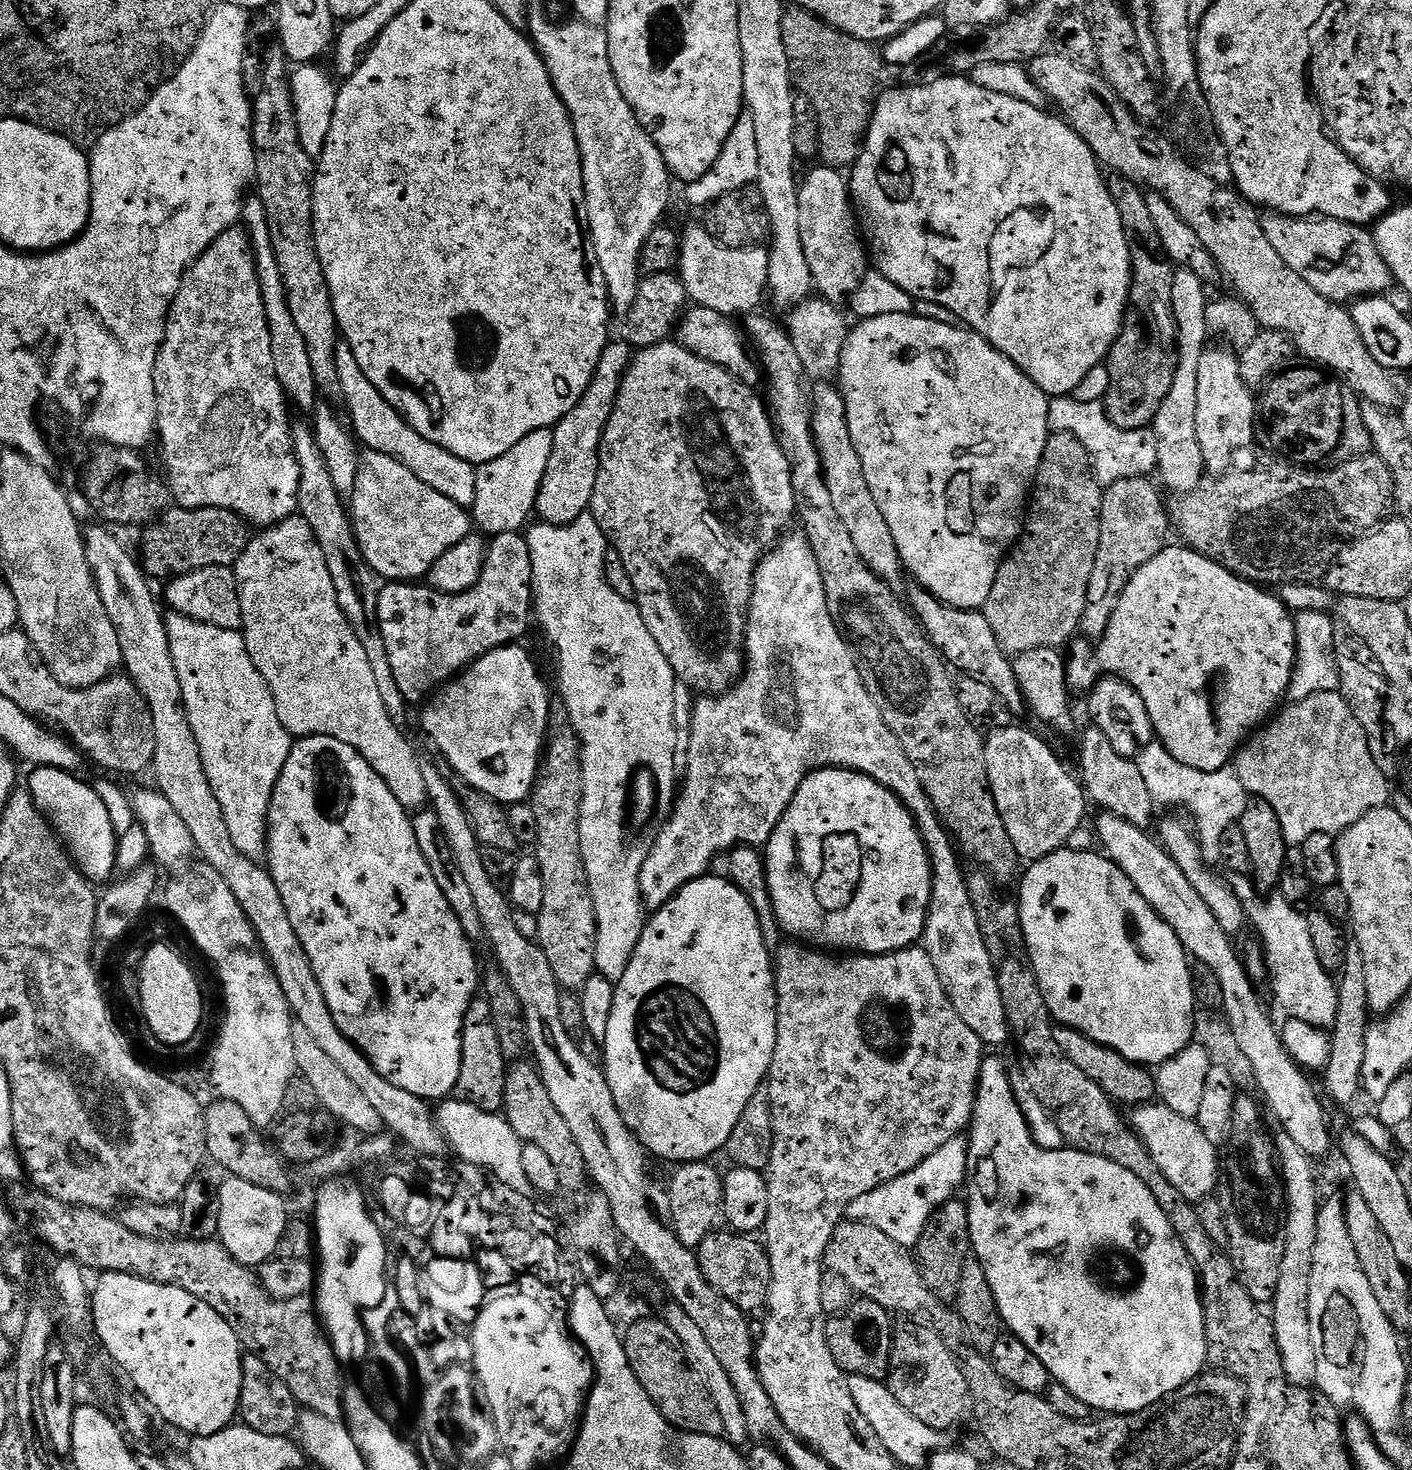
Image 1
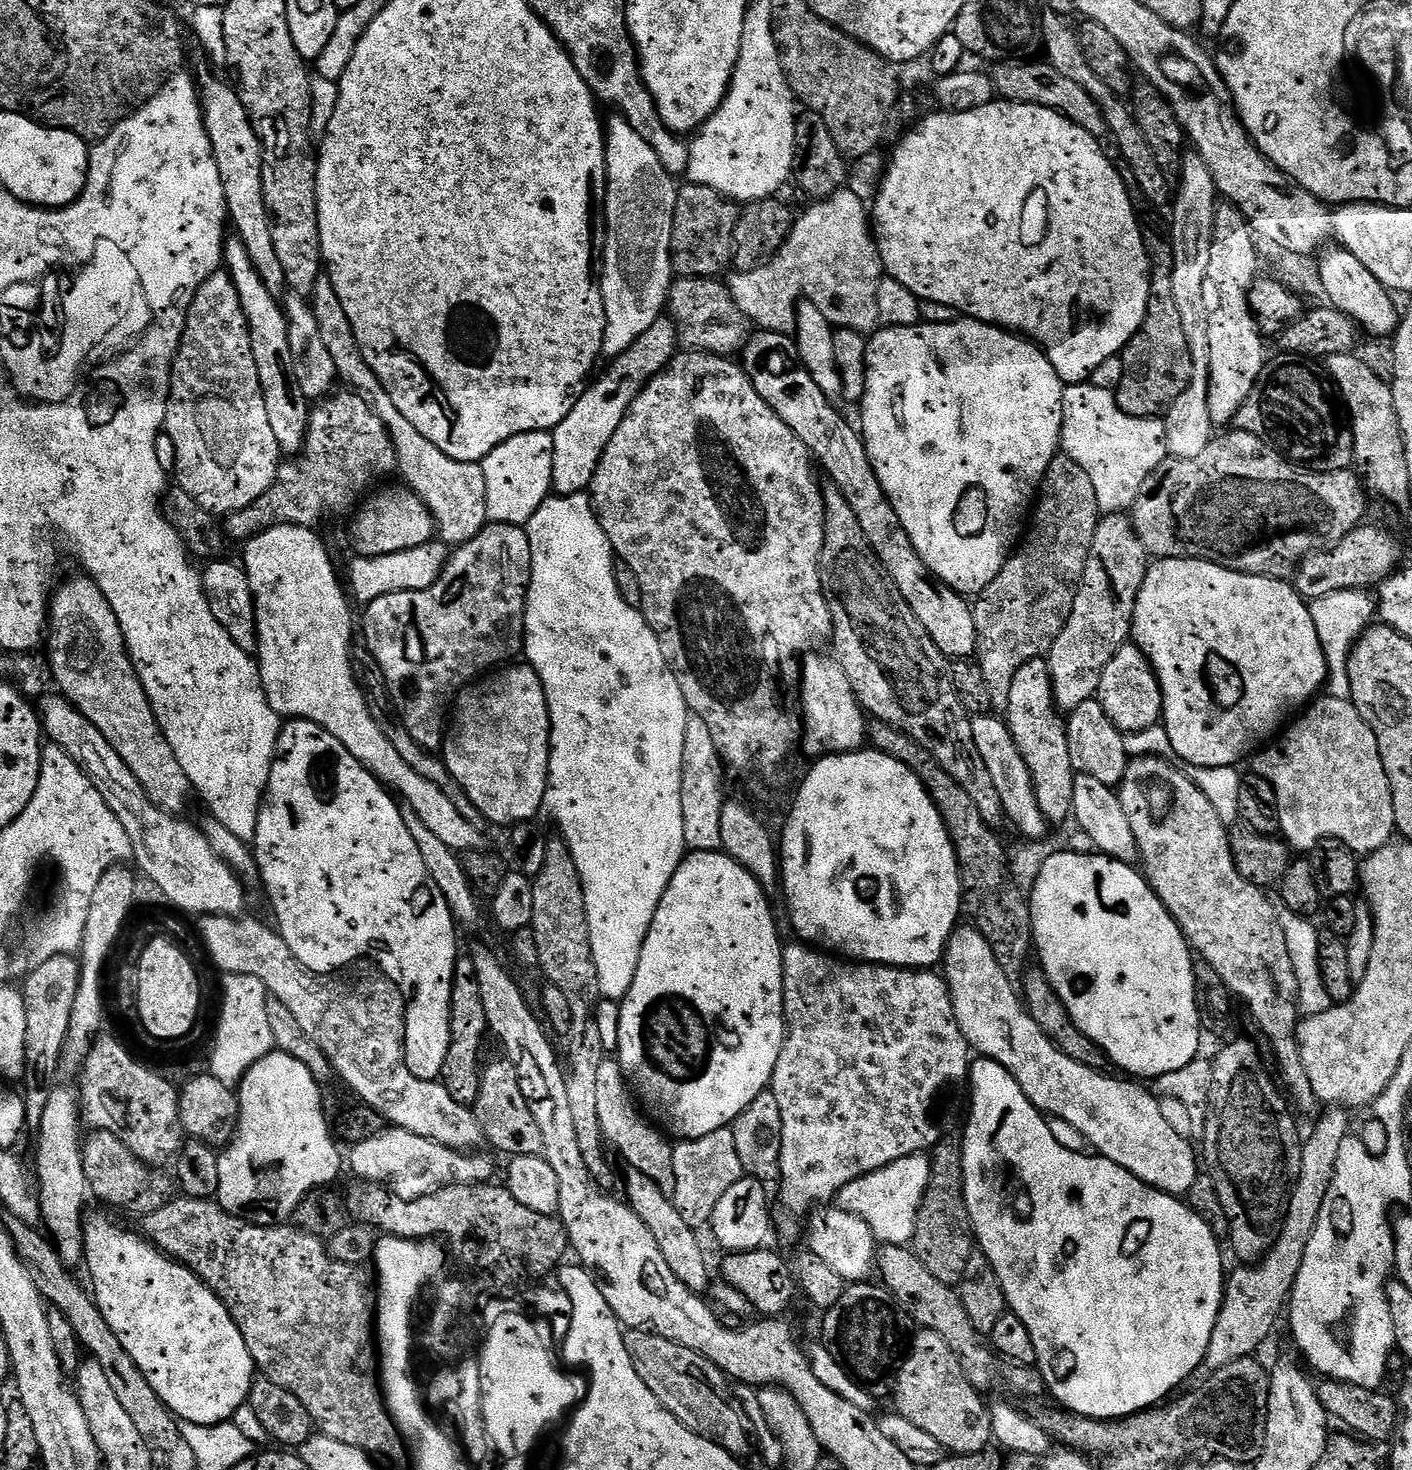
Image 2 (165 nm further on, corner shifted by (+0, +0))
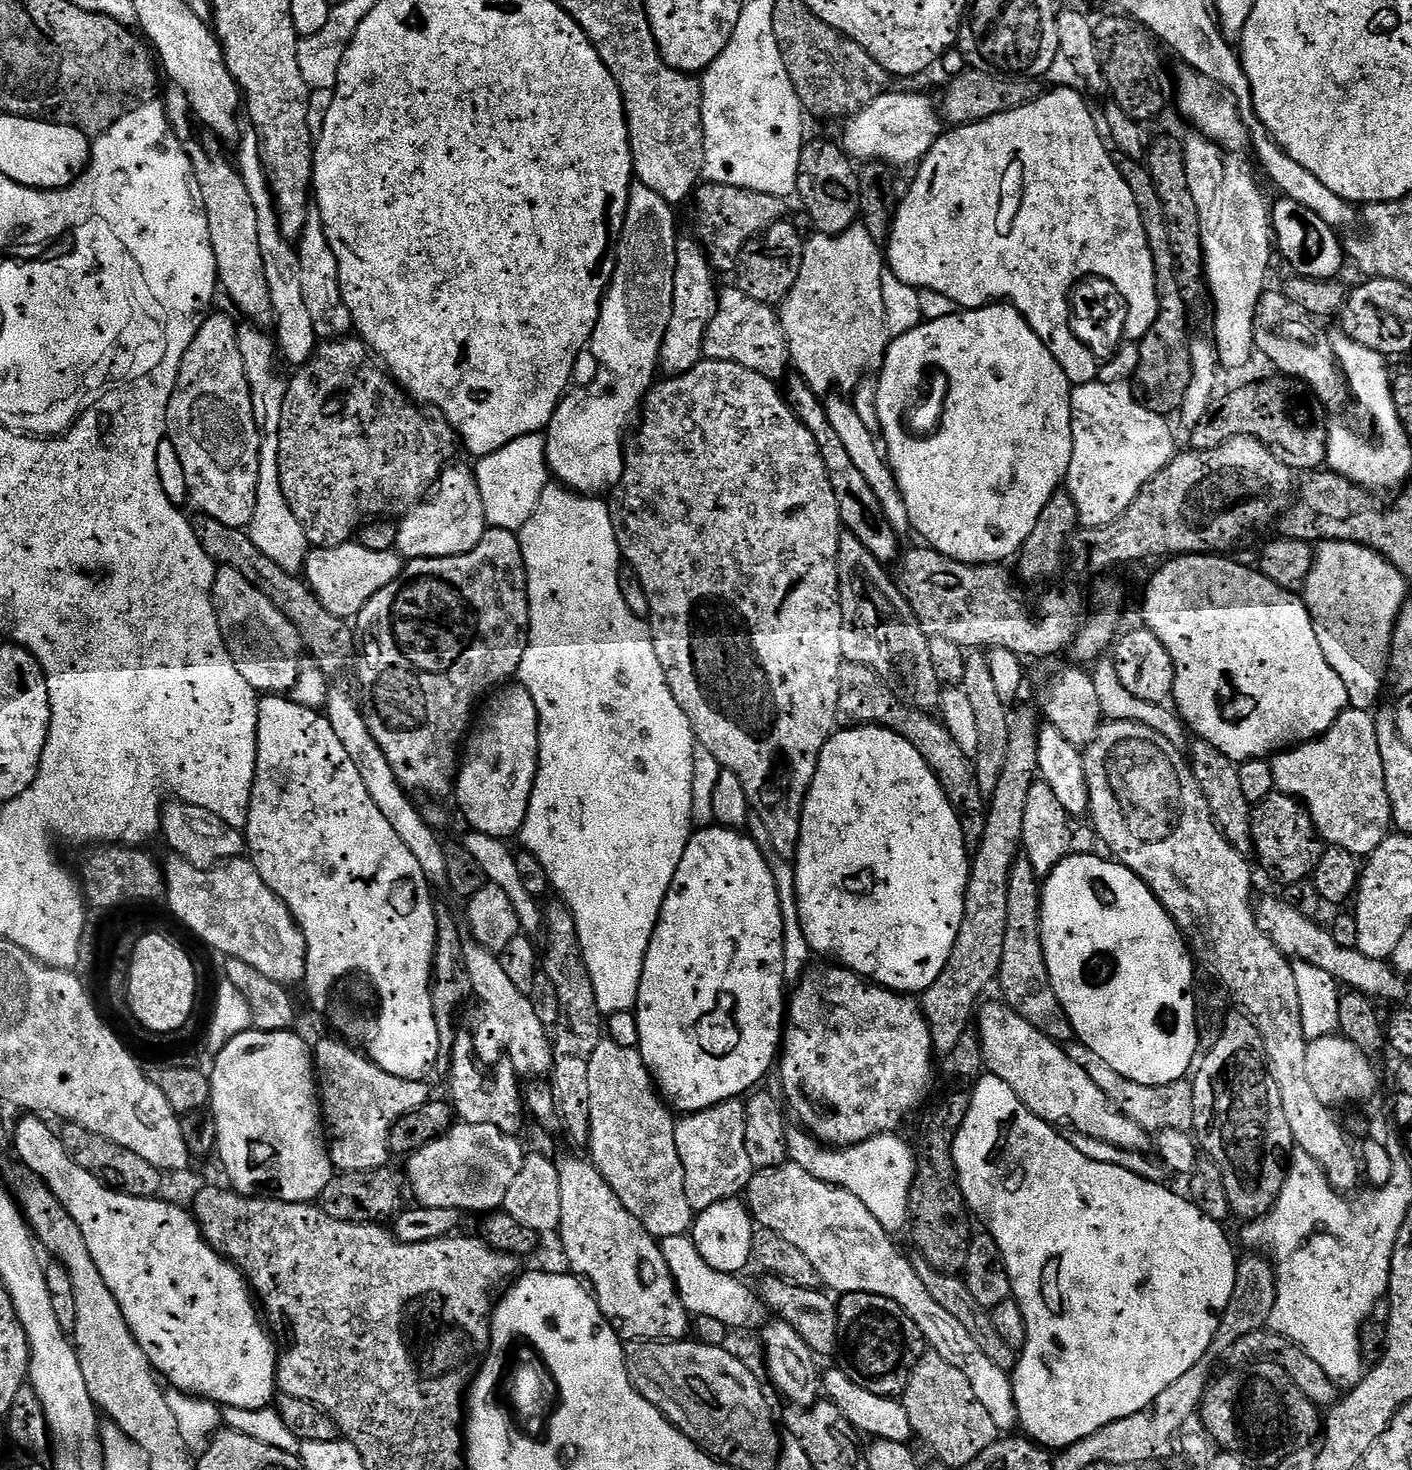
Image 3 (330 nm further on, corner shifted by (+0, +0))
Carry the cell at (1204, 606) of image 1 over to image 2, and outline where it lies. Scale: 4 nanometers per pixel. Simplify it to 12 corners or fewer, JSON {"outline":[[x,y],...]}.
{"outline":[[1149,563],[1175,759],[1239,765],[1325,687],[1288,580]]}

